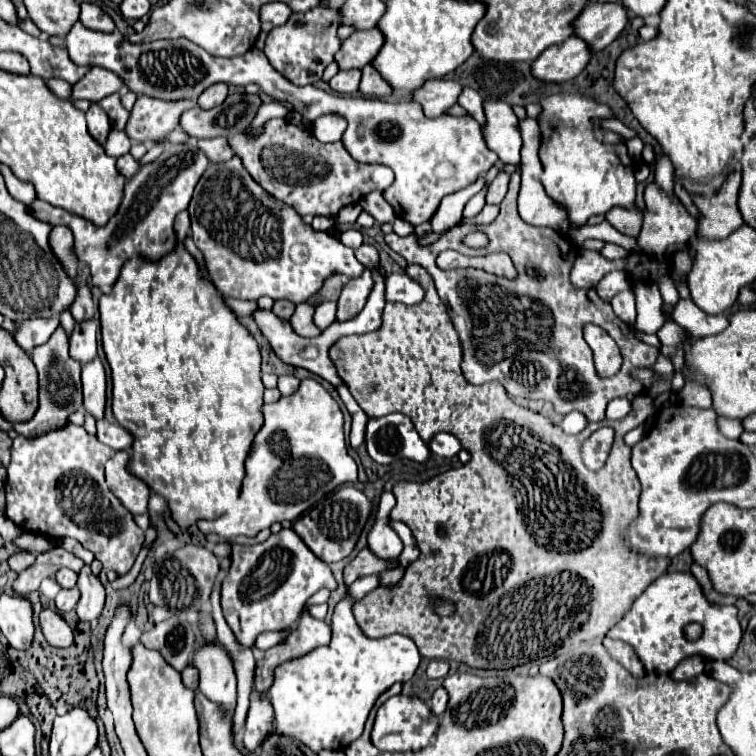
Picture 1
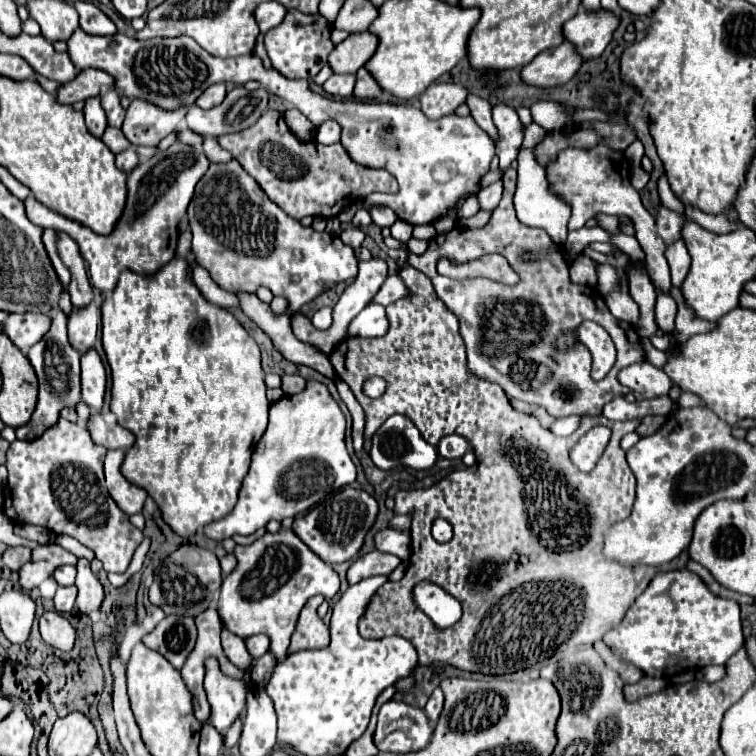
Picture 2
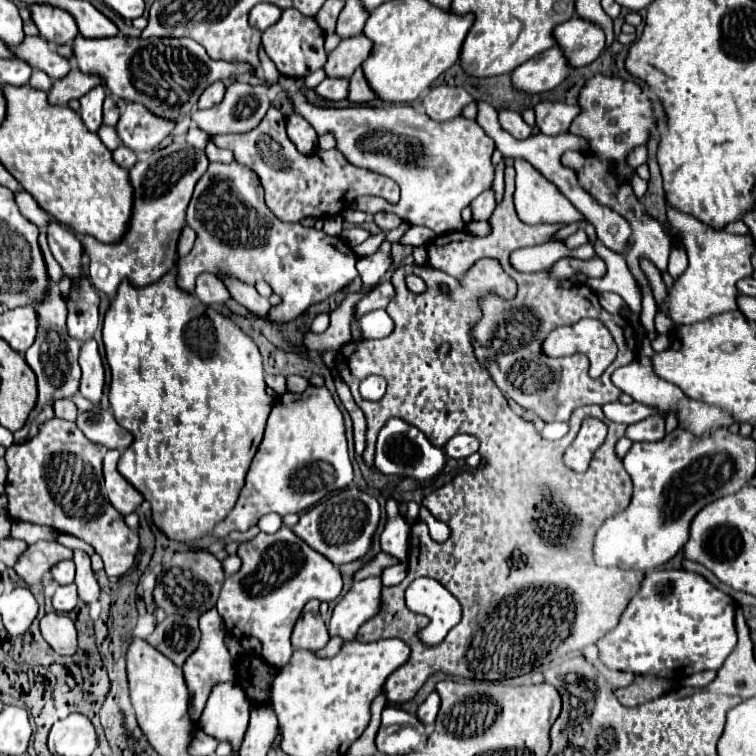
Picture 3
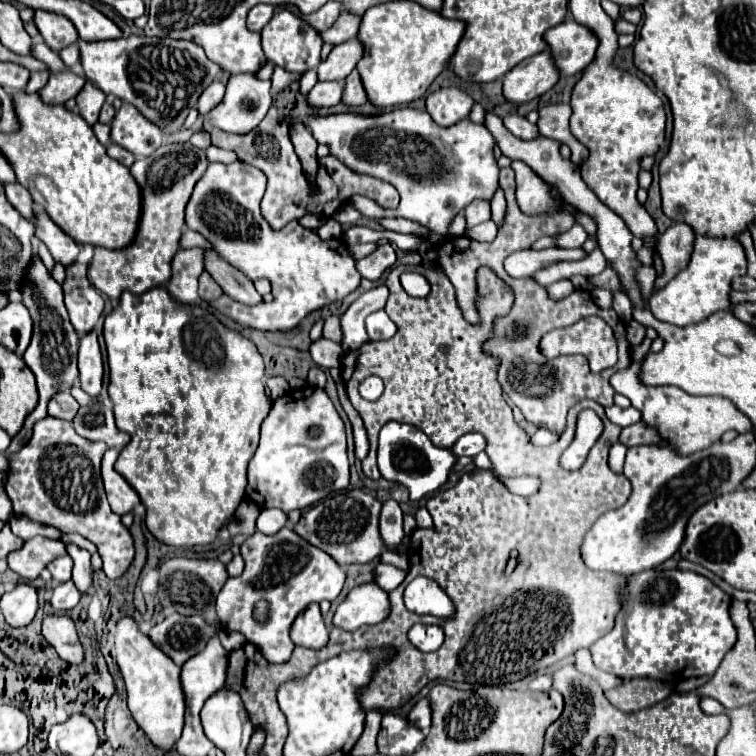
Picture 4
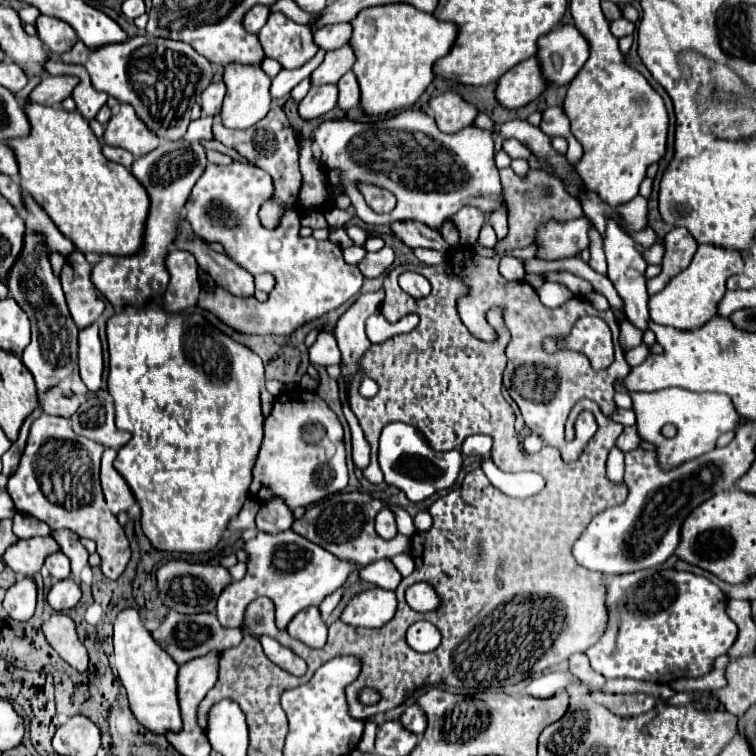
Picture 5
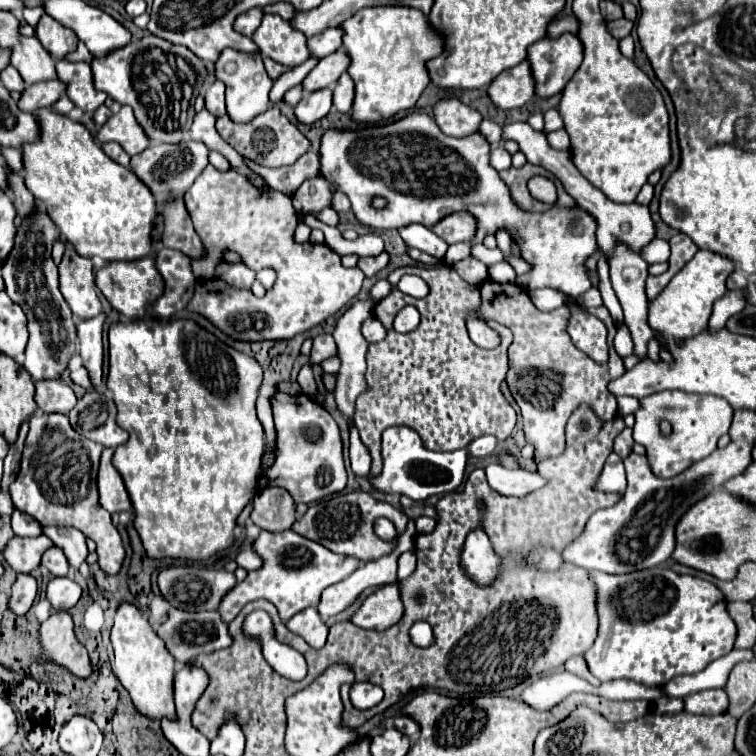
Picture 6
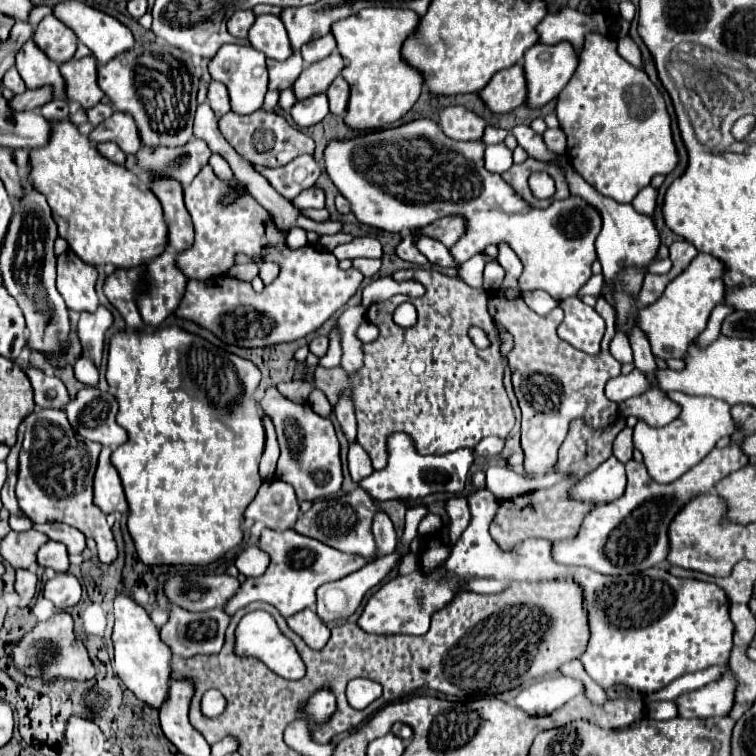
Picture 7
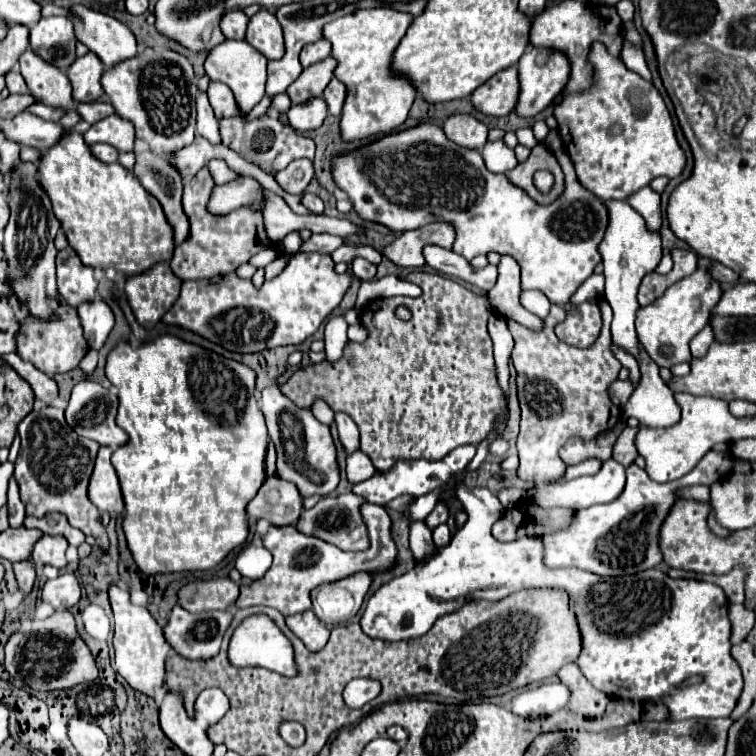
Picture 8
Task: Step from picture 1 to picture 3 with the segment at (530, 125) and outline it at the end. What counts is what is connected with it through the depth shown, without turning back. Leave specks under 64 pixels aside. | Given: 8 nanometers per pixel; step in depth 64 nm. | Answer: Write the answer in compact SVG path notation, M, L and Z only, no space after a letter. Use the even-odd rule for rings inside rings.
M518 158L514 162L516 168L516 192L514 192L514 204L518 218L529 225L538 224L569 224L576 220L584 220L584 216L572 206L572 202L552 184L548 182L528 160Z

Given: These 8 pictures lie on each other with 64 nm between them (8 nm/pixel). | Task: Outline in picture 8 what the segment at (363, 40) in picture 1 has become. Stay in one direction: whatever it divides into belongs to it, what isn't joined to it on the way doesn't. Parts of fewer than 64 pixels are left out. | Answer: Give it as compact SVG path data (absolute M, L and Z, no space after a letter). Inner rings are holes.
M332 56L304 68L300 78L296 82L292 82L292 86L286 90L290 94L290 98L292 98L292 102L302 104L302 102L306 102L310 98L322 96L324 88L328 86L328 82L334 76L334 68L336 68L336 60Z

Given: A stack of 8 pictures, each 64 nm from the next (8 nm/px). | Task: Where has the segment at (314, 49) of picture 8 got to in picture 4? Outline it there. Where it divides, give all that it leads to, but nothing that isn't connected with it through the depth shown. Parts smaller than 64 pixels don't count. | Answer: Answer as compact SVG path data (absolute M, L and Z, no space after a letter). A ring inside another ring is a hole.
M344 10L340 14L340 18L334 22L334 26L326 32L320 32L324 42L330 42L330 44L340 44L340 42L346 42L346 40L352 40L358 36L358 28L360 28L360 16Z

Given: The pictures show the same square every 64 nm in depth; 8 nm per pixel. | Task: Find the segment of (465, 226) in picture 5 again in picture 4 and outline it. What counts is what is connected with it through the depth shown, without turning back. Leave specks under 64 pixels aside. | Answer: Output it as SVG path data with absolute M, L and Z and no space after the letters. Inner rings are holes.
M474 200L466 206L466 222L468 222L468 228L476 226L476 224L482 224L486 220L490 220L490 202L488 200Z

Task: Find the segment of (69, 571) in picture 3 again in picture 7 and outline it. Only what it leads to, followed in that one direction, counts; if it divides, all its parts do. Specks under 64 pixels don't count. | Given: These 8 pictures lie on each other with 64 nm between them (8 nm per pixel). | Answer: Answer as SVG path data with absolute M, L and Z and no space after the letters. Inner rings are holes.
M46 542L38 554L38 564L44 568L52 568L54 572L62 574L68 572L68 554L60 542Z

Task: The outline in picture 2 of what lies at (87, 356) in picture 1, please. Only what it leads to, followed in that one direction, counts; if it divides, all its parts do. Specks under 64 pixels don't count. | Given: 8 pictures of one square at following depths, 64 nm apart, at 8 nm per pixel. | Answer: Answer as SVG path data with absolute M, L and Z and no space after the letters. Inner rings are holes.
M92 304L88 310L72 310L68 318L68 338L74 350L86 354L96 344L96 332L100 324L100 312Z

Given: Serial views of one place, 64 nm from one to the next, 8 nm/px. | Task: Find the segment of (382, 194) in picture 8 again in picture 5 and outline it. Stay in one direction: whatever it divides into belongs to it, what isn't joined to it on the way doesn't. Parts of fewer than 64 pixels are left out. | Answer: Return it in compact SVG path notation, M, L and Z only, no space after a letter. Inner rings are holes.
M404 110L376 122L324 120L314 130L314 144L320 146L320 166L340 168L346 196L360 220L366 224L390 226L396 220L418 220L440 228L462 206L480 206L488 216L504 204L500 194L498 168L494 164L494 140L490 130L468 126L456 134L436 130L436 122L420 110ZM358 184L378 184L396 192L398 204L388 214L376 214L358 192ZM580 218L576 222L556 224L548 222L536 234L536 244L540 246L536 258L544 260L558 260L558 258L572 258L578 256L584 248L588 248L588 220ZM552 272L552 274L548 274L548 280L568 286L572 290L572 294L576 294L576 296L586 296L588 292L594 290L588 280L584 280L580 276L574 276L570 272Z

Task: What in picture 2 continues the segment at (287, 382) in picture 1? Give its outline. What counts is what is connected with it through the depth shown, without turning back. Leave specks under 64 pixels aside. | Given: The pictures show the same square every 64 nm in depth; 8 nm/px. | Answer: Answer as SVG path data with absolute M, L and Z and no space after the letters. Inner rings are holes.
M298 374L282 376L281 388L285 395L294 395L304 390L306 380Z

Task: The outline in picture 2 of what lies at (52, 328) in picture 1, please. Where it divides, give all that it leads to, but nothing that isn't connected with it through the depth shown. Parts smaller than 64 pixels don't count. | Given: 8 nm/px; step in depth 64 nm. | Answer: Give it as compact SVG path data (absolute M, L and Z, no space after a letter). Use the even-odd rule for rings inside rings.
M10 314L8 320L4 322L4 334L8 334L8 338L24 352L28 354L28 350L40 342L46 332L50 330L52 318L46 314Z

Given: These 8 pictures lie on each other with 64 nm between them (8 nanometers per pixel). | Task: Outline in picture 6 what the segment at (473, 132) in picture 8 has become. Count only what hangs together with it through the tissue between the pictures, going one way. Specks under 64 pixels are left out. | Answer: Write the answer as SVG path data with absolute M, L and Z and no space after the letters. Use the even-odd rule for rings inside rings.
M444 98L434 106L434 120L446 136L462 138L478 132L480 112L462 104L458 98Z

